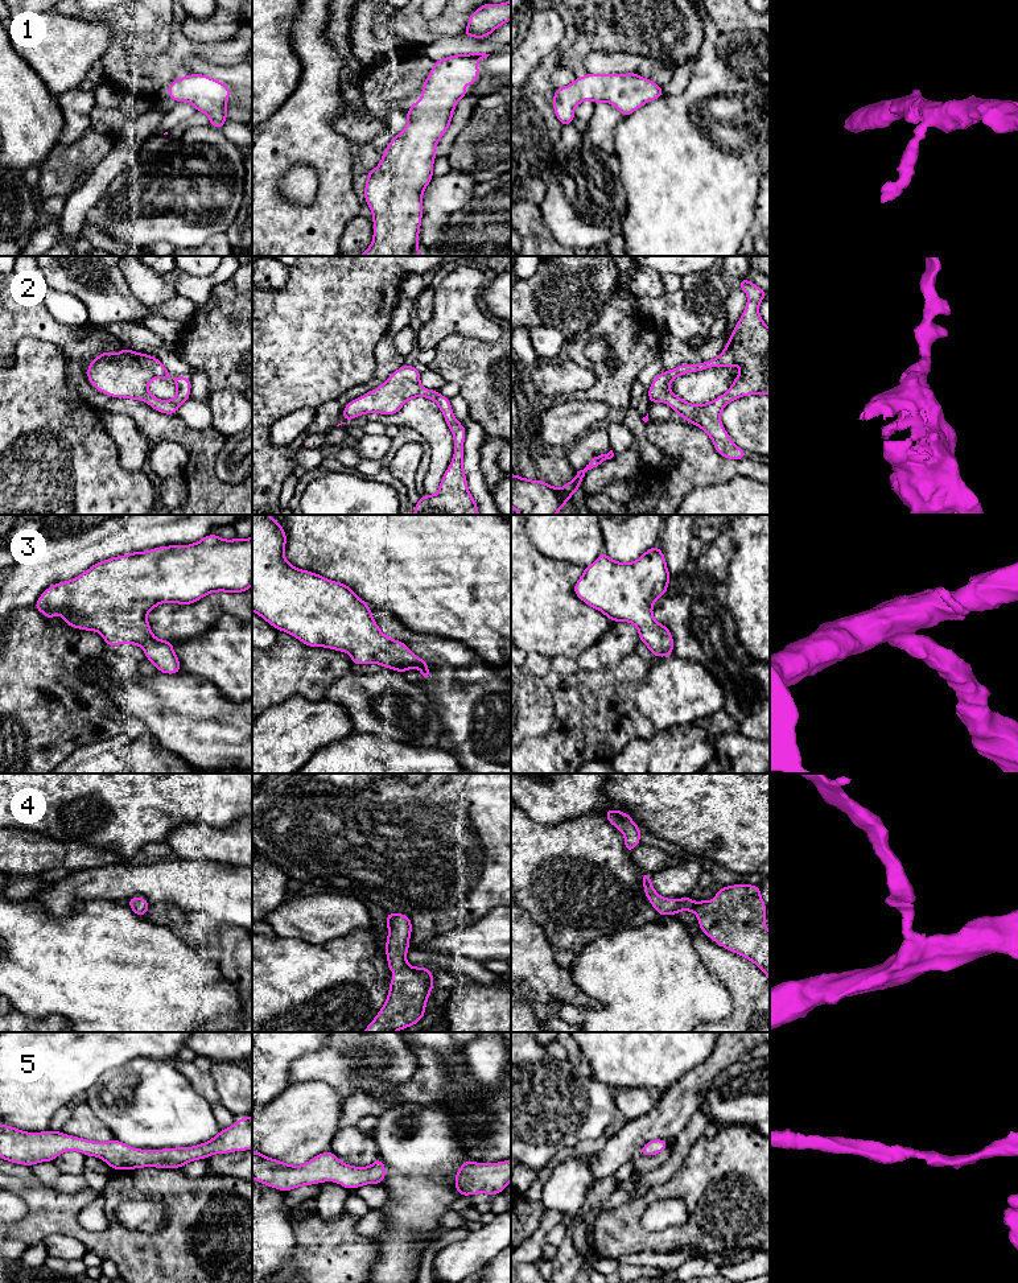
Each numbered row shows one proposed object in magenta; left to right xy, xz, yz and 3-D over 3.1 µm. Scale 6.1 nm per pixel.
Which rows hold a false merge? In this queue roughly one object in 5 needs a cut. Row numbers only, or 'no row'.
no row

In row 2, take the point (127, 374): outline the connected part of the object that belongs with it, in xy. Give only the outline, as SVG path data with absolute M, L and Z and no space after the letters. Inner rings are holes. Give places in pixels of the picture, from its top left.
M128 348L111 354L104 350L87 367L87 379L92 387L111 397L144 400L154 411L176 416L181 404L190 399L191 381L187 376L173 378L154 356ZM152 379L169 379L177 385L172 400L158 400L149 389Z

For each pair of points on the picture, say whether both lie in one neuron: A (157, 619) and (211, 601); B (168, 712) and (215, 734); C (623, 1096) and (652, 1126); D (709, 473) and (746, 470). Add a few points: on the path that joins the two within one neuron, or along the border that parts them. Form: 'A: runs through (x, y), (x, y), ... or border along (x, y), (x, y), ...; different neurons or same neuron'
A: runs through (170, 619), (193, 619), (198, 614); same neuron
B: runs through (180, 712), (184, 712), (203, 727); same neuron
C: border along (664, 1093), (647, 1113), (627, 1122); different neurons
D: runs through (718, 470), (737, 470); same neuron

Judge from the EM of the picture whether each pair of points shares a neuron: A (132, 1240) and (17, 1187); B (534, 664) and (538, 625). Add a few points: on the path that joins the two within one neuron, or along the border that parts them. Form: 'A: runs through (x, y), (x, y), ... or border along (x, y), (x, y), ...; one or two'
A: runs through (103, 1240), (90, 1240), (81, 1234), (46, 1205); one
B: border along (527, 652), (538, 652), (548, 660); two

